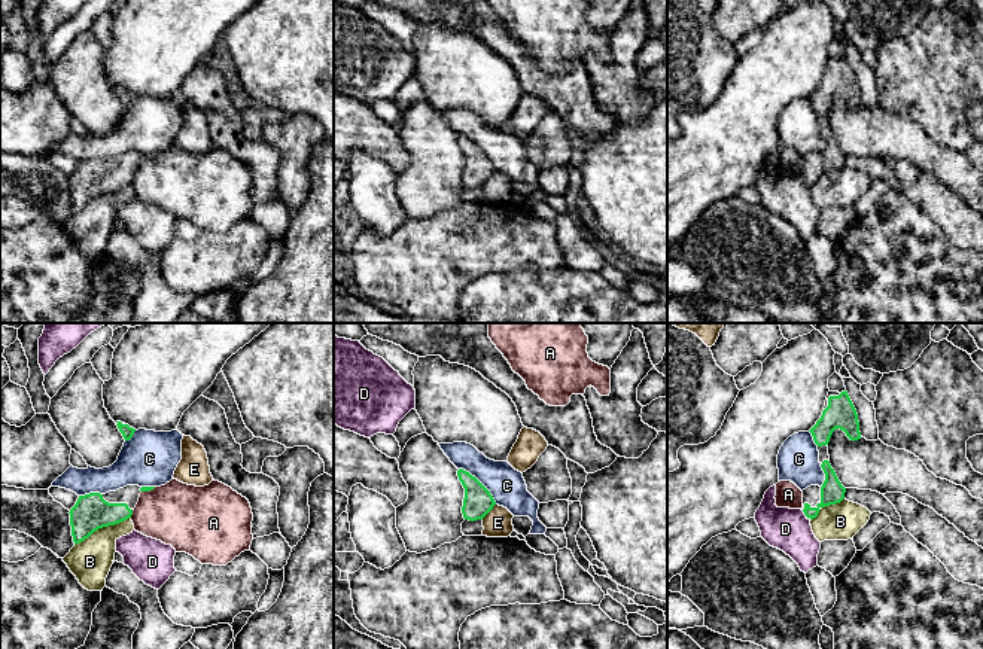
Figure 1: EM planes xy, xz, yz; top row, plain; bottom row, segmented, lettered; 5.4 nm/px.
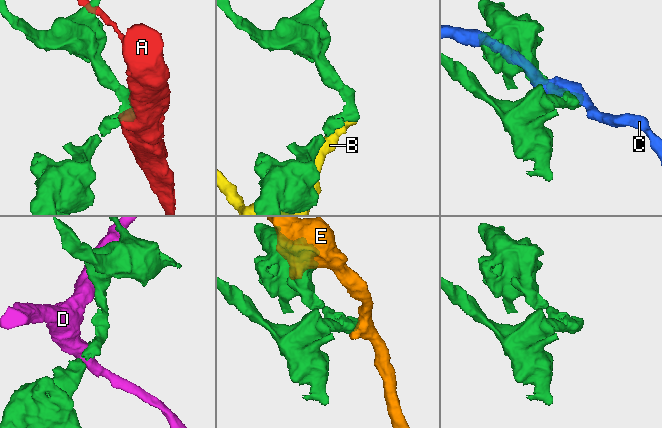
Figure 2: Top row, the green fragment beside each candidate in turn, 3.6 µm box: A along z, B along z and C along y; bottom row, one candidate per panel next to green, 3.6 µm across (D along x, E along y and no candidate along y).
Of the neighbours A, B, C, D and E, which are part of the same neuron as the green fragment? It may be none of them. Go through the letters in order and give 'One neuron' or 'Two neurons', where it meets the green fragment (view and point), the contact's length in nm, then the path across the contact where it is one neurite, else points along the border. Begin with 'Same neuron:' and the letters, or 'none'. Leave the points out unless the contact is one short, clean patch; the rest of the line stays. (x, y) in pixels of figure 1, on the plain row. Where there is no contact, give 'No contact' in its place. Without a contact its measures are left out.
Same neuron: none
A: Two neurons. Touches green at xy (131, 180). Shared border 40 nm. Boundary: xy (133, 177), (130, 183)
B: Two neurons. Touches green at xy (102, 194). Shared border 340 nm
C: Two neurons. Touches green at xz (480, 149). Shared border 280 nm. Boundary: xz (459, 134), (469, 139), (496, 170)
D: Two neurons. Touches green at yz (805, 180). Shared border 40 nm
E: Two neurons. Touches green at xz (489, 177). Shared border 120 nm. Boundary: xz (495, 170), (481, 185)

